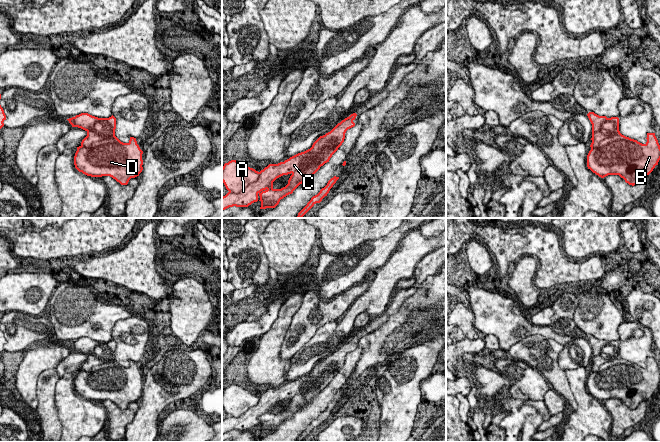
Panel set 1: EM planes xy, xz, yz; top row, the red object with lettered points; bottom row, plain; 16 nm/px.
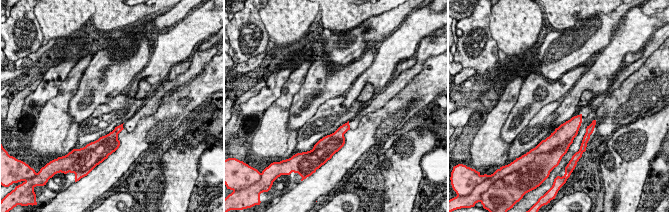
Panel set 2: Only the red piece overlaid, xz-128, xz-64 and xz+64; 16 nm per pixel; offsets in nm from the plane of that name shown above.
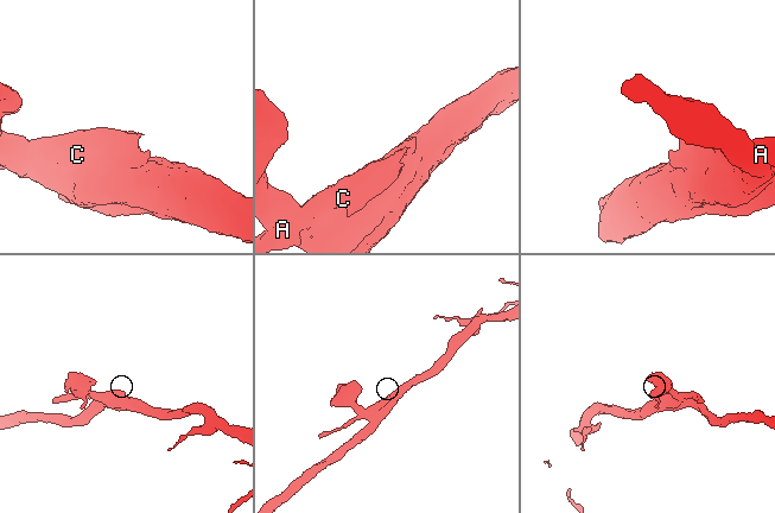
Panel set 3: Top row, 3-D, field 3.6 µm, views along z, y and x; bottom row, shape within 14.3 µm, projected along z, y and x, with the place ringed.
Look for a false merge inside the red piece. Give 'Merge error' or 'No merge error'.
Merge error

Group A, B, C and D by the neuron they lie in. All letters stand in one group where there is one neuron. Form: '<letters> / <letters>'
A C / B D

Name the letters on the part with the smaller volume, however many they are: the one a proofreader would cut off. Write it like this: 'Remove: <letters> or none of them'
Remove: A, C

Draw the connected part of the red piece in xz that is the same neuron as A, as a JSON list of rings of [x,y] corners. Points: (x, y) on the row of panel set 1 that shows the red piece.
[[[322,136],[313,143],[310,149],[298,153],[284,162],[269,164],[259,172],[260,175],[256,182],[249,184],[239,193],[228,192],[222,197],[222,211],[233,206],[248,207],[252,203],[257,202],[258,194],[270,188],[277,178],[294,173],[297,170],[305,170],[304,160],[314,154],[313,150],[318,147],[319,141],[322,141]]]

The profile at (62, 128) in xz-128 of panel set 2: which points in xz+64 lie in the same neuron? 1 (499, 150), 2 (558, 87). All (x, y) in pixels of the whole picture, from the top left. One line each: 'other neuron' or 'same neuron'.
1: same neuron
2: same neuron

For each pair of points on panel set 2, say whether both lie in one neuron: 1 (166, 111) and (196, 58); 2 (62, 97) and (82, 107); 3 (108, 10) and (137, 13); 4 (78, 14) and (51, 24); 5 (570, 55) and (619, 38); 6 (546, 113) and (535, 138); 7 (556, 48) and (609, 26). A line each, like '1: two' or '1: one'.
1: two
2: one
3: one
4: one
5: two
6: one
7: one

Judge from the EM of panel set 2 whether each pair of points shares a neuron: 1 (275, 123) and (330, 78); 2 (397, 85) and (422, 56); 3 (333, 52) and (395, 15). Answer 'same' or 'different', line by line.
1: same
2: same
3: same

